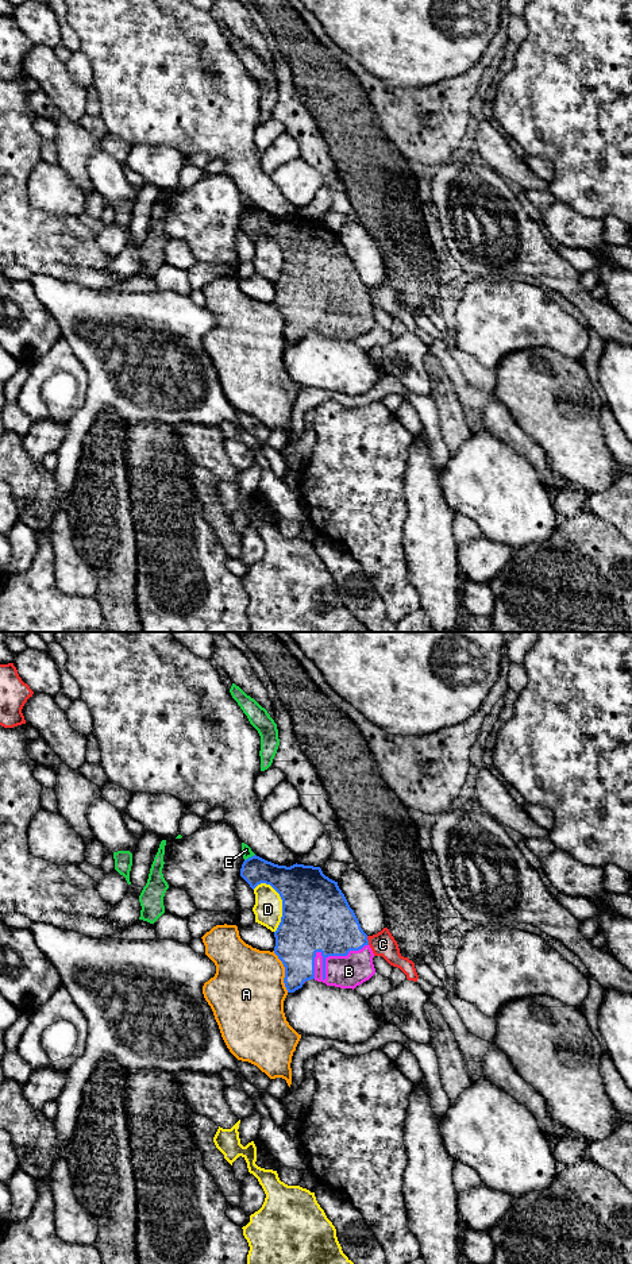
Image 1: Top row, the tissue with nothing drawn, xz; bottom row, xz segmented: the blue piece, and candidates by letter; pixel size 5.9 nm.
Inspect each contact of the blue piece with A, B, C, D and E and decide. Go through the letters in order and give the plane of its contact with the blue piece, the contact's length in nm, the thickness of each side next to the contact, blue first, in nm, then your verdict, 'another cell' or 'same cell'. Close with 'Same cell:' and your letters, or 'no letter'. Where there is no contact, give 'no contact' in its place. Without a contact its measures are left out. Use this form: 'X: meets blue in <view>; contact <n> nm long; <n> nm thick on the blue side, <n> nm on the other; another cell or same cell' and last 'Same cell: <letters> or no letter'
A: meets blue in xz; contact 260 nm long; 280 nm thick on the blue side, 440 nm on the other; another cell
B: meets blue in xz; contact 380 nm long; 420 nm thick on the blue side, 190 nm on the other; same cell
C: meets blue in xz; contact 60 nm long; 340 nm thick on the blue side, 140 nm on the other; another cell
D: meets blue in xz; contact 320 nm long; 420 nm thick on the blue side, 170 nm on the other; another cell
E: meets blue in xz; contact 80 nm long; 160 nm thick on the blue side, 60 nm on the other; another cell
Same cell: B

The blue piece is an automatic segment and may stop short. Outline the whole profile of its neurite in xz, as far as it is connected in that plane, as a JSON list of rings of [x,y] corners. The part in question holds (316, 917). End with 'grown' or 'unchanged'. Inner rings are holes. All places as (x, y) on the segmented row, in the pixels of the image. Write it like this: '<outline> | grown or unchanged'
[[[254,855],[243,862],[240,876],[253,890],[261,883],[270,885],[282,899],[282,917],[274,932],[274,953],[285,967],[288,993],[294,993],[311,979],[354,990],[375,974],[367,934],[338,882],[325,876],[320,867],[297,863],[290,867],[278,866]]] | grown

